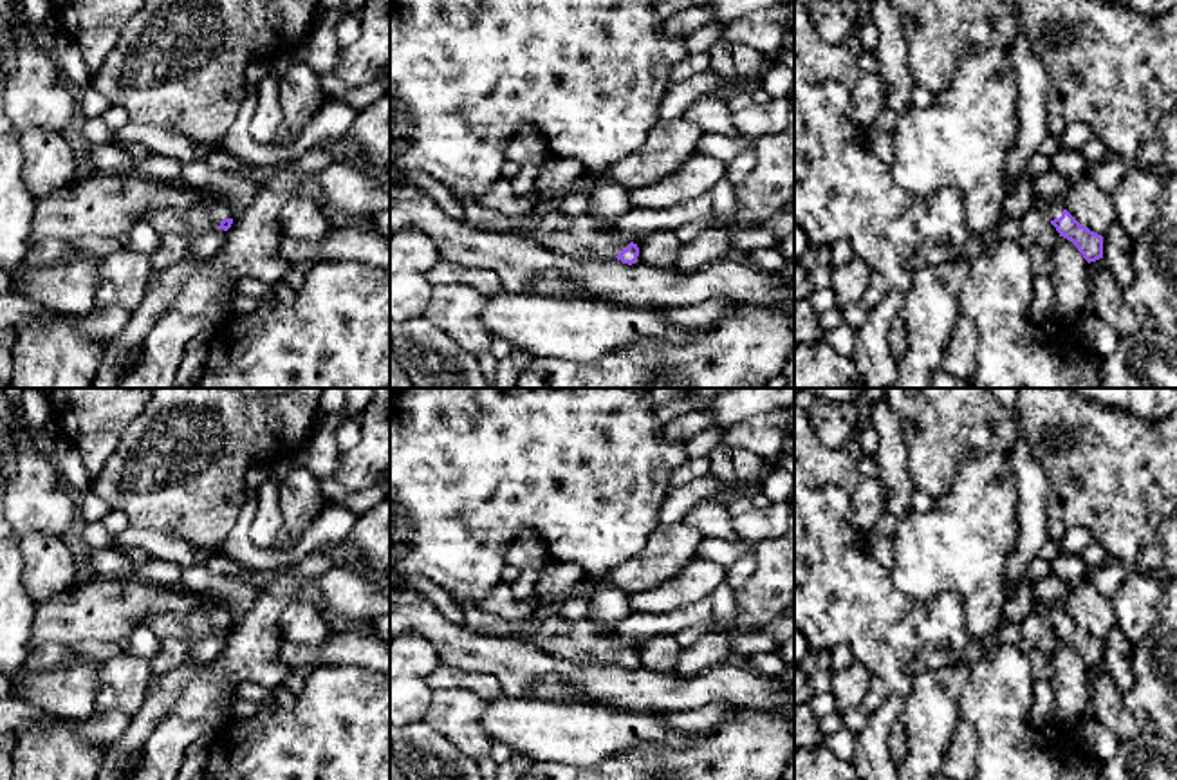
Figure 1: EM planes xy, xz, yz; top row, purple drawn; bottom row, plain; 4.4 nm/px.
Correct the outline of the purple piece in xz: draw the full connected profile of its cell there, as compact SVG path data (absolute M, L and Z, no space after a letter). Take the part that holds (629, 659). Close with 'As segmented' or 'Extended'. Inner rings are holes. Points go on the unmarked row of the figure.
M466 605L464 616L471 630L486 630L495 637L522 639L579 666L619 664L628 670L643 666L635 643L616 634L612 625L588 618L569 621L552 614L534 625L534 614L520 621L507 621L484 612L477 605Z. Extended

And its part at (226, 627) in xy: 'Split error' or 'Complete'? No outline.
Split error

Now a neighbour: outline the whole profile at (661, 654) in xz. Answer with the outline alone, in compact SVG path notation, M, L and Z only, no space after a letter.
M657 636L637 646L643 668L653 672L673 672L682 646L675 636Z

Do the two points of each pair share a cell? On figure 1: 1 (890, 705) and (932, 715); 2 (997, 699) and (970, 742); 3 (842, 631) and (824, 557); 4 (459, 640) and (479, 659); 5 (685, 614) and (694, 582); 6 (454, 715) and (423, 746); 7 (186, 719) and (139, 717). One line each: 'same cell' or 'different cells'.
1: different cells
2: different cells
3: same cell
4: same cell
5: different cells
6: different cells
7: different cells

